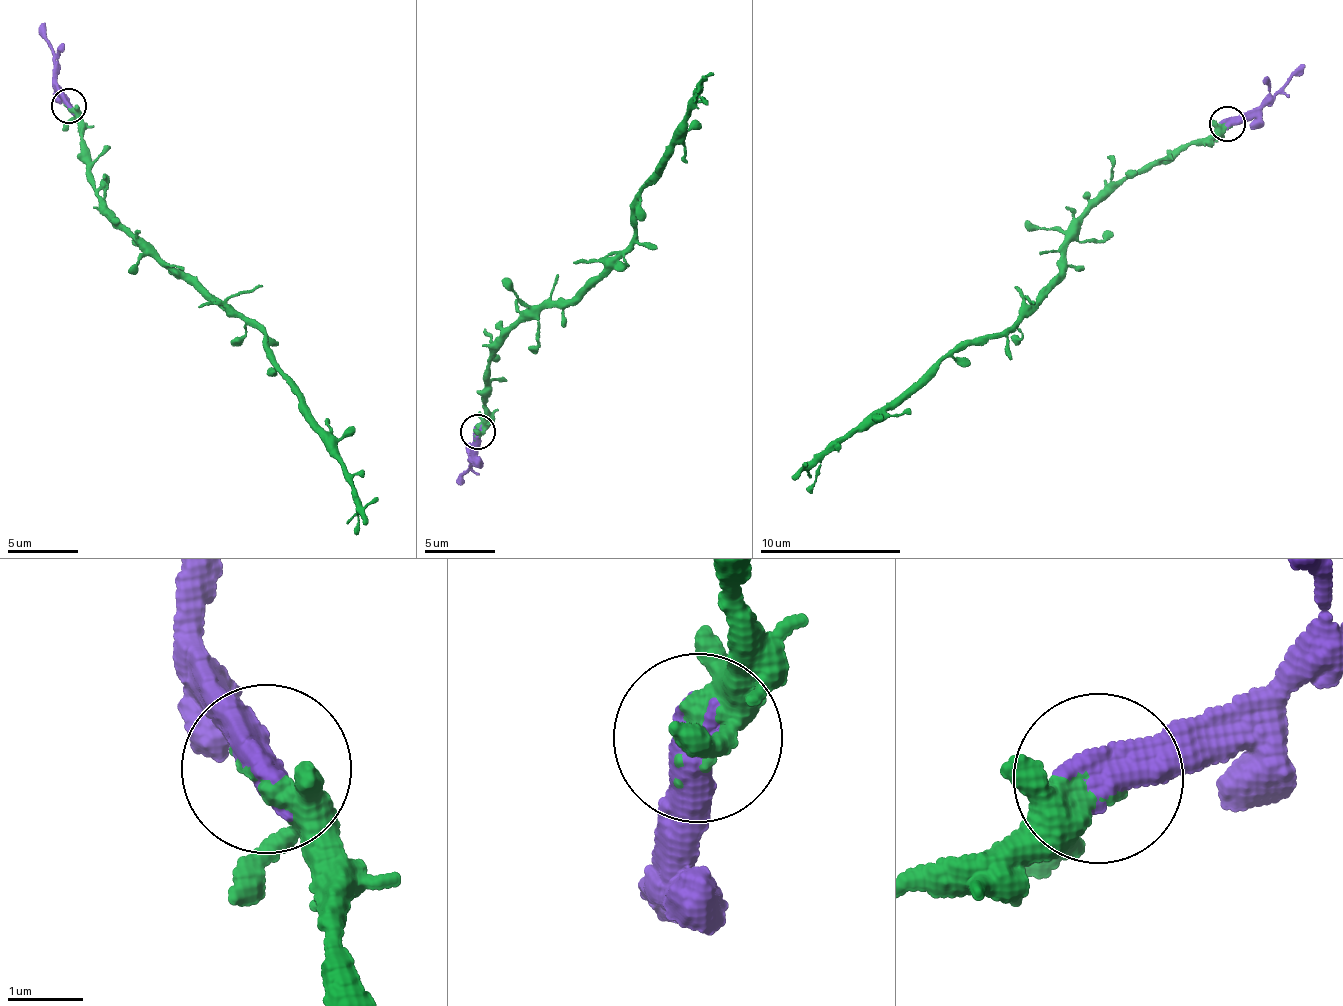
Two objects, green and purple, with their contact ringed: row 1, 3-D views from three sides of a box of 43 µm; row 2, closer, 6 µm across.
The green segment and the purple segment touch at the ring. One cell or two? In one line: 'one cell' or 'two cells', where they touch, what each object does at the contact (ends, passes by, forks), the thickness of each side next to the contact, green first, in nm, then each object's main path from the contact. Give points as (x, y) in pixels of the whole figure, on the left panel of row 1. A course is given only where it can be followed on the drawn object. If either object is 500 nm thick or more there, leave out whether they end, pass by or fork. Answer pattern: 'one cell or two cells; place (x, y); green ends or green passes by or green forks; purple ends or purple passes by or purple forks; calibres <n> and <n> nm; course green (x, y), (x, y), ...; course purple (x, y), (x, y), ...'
one cell; place (69, 105); calibres 280 and 550 nm; course green (70, 105), (105, 208), (185, 280), (259, 329), (280, 371), (340, 461), (356, 499), (355, 536); course purple (70, 105), (62, 92), (41, 23)

